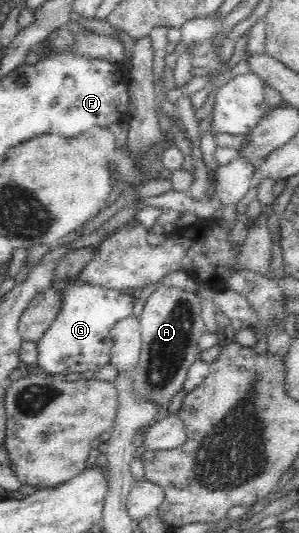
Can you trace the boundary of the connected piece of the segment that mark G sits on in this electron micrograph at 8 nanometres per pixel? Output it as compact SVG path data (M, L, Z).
M78 277L66 279L69 282L60 291L62 307L51 322L43 337L38 340L37 364L46 375L96 371L111 362L112 340L110 329L118 320L130 316L135 298L114 292L98 285L80 283Z

